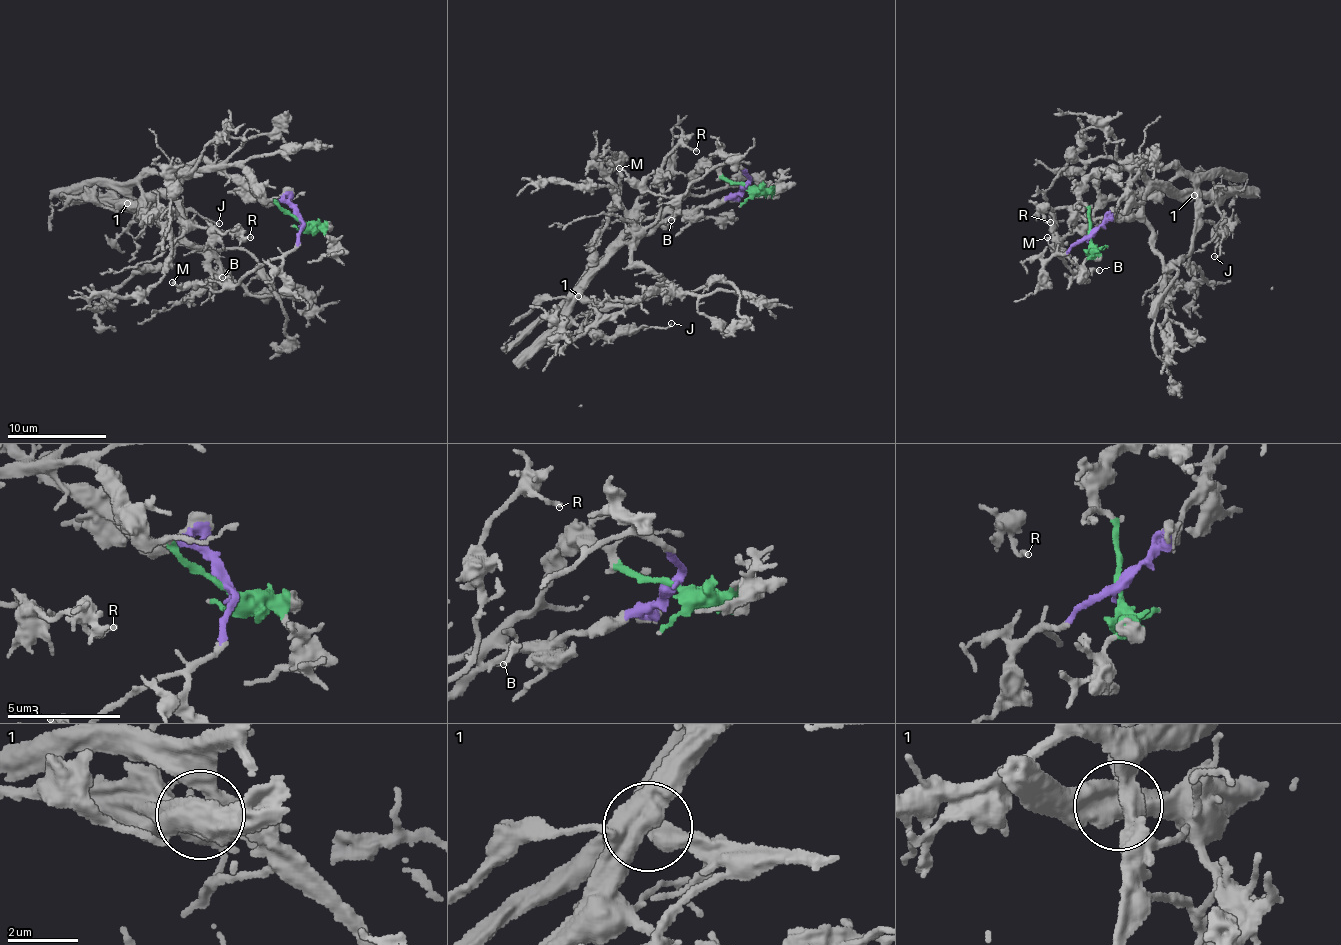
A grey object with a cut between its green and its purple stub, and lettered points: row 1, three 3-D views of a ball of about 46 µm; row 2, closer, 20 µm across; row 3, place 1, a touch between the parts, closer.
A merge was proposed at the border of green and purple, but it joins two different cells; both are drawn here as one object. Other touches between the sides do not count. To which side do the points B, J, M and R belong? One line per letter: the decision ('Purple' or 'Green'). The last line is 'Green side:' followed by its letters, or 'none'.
B: Purple
J: Green
M: Purple
R: Green
Green side: J, R

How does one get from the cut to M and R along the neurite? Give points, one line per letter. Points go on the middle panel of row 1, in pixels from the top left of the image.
M: (746, 184), (746, 171), (727, 162), (710, 168), (683, 194), (666, 197), (643, 192), (618, 167)
R: (746, 184), (695, 171), (624, 244), (659, 212), (664, 160), (681, 145), (696, 152)

